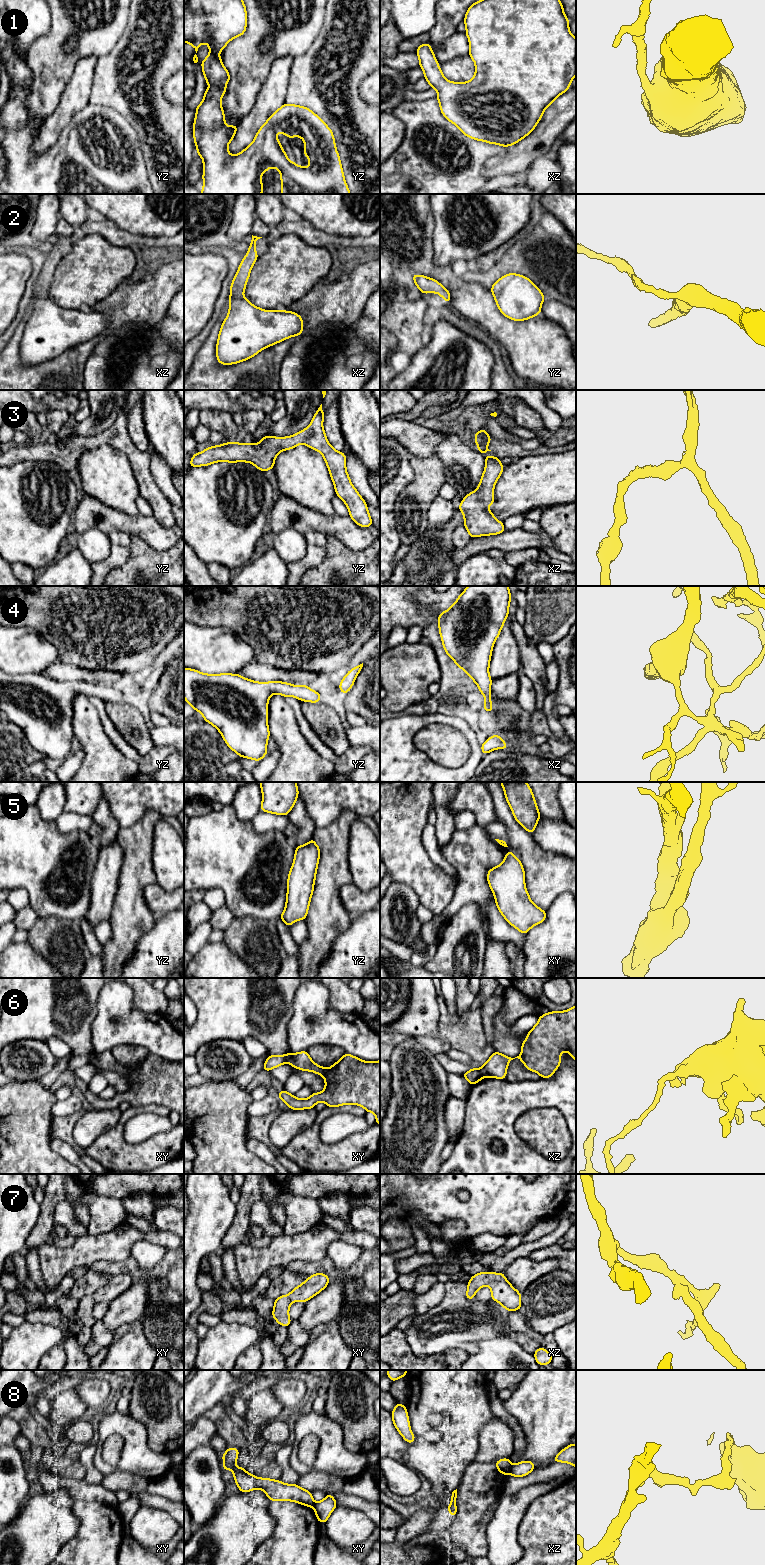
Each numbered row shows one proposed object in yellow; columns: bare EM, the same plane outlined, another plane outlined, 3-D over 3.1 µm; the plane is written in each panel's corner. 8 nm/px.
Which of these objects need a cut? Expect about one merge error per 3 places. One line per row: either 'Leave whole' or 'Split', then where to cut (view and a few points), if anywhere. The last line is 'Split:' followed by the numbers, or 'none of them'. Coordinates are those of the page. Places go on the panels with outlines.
1: Leave whole. No split
2: Leave whole. No split
3: Leave whole. No split
4: Leave whole. No split
5: Leave whole. No split
6: Split. Split along xz (478, 1069), (482, 1077)
7: Leave whole. No split
8: Split. Split along xz (512, 1465), (508, 1473)
Split: 6, 8

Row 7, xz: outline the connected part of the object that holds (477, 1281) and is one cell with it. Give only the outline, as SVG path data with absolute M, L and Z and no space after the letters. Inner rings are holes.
M481 1272L468 1281L466 1298L471 1300L476 1292L488 1285L491 1288L491 1299L498 1302L508 1312L521 1309L521 1293L505 1278L504 1273Z

